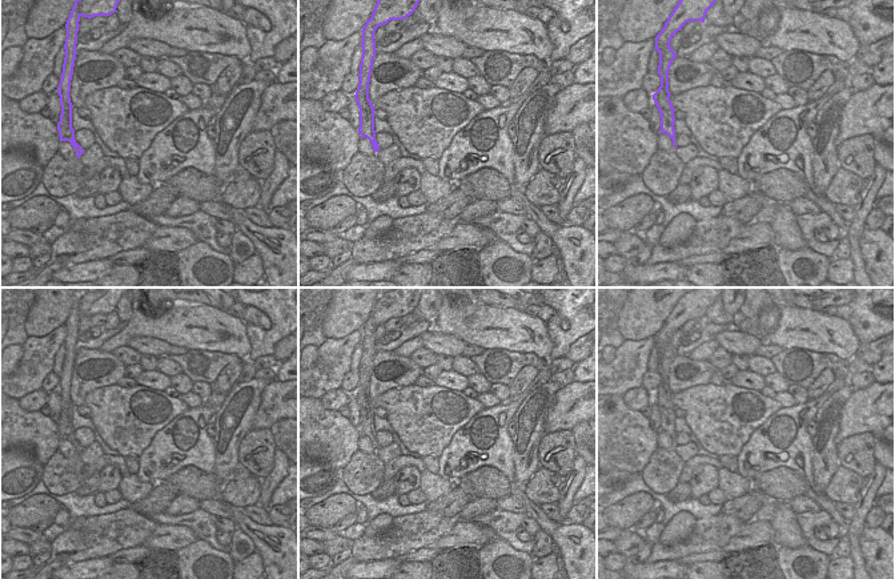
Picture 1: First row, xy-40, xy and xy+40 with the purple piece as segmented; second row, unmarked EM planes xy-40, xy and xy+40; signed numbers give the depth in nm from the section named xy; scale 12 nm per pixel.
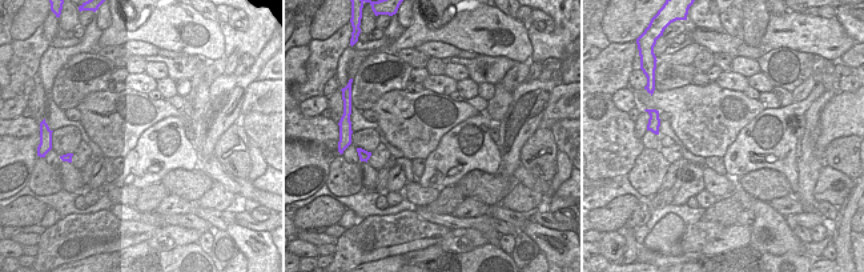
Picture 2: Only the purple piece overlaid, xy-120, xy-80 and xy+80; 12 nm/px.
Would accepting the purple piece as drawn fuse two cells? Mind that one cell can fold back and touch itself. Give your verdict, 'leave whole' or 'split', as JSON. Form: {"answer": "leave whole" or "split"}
{"answer": "split"}

